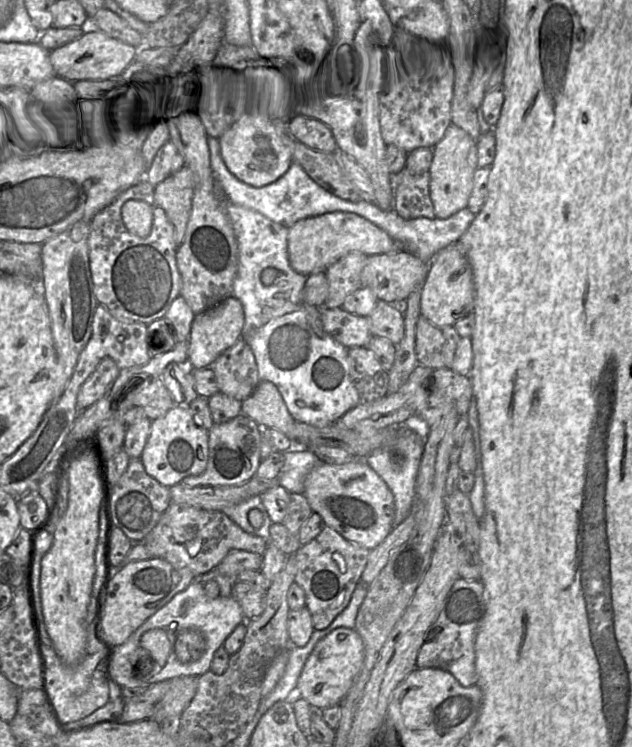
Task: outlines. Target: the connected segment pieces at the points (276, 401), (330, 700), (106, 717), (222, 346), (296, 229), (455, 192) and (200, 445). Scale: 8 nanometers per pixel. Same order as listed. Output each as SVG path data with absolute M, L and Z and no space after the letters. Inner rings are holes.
M260 381L252 394L241 401L241 413L263 428L276 428L294 441L295 420L270 381Z
M339 627L320 639L307 658L295 687L296 695L305 699L314 710L339 705L360 671L364 660L364 644L355 628Z
M113 680L109 681L109 697L107 702L92 714L76 722L63 725L62 731L80 730L104 721L117 721L122 713L124 699L121 687Z
M229 296L216 306L195 315L188 338L188 362L190 367L195 369L208 367L241 337L243 325L243 306L240 300L234 296Z
M335 211L299 220L288 229L288 254L291 267L298 273L308 276L325 271L351 252L367 256L387 254L403 250L387 232L367 219L350 212Z
M450 123L441 140L433 147L433 158L428 170L430 197L437 218L448 218L467 207L477 167L476 141L463 129Z
M174 405L165 415L152 420L140 456L146 473L165 487L180 484L188 476L200 475L208 462L208 431L198 427L185 405Z

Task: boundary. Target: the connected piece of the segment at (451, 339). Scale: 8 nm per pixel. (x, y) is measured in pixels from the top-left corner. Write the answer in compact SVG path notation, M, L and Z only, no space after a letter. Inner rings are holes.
M420 315L415 346L418 364L432 369L451 368L460 339L454 325L436 326Z

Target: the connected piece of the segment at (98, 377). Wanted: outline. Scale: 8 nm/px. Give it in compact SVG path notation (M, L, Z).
M104 357L93 373L81 385L76 399L78 412L96 402L119 374L119 368L109 357Z

